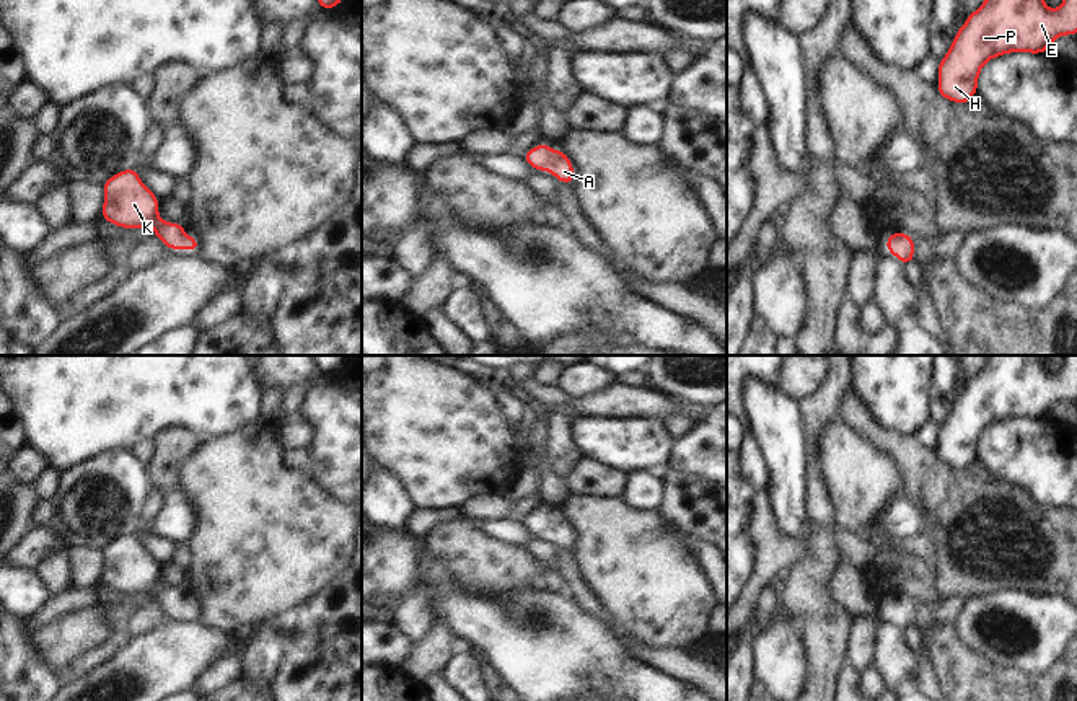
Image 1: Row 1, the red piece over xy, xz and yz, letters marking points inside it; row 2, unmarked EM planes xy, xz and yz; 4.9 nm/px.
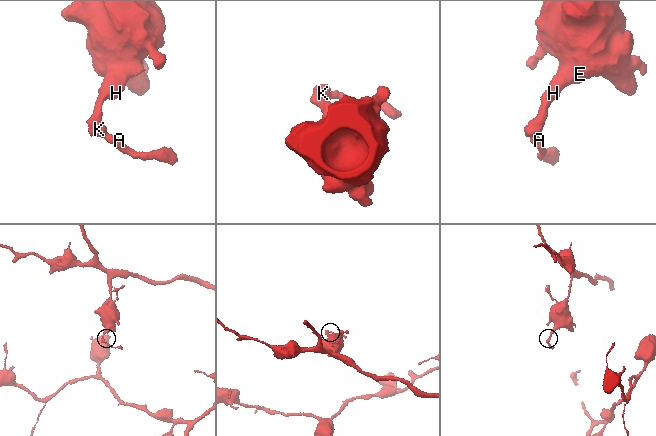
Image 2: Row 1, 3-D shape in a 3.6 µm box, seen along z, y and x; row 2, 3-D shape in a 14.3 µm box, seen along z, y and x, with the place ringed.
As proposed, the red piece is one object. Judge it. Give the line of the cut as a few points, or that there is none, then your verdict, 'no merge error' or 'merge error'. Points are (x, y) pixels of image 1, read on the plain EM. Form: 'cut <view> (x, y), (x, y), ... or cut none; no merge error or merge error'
cut none; no merge error

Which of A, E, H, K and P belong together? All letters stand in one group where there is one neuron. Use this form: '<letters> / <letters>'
A E H K P

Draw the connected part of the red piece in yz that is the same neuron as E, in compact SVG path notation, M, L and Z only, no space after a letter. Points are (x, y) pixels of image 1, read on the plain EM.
M987 355L984 368L968 380L947 421L939 425L940 461L968 470L978 456L978 442L987 425L1009 417L1048 417L1057 401L1077 401L1077 355L1064 355L1064 368L1056 375L1044 370L1043 359L1044 355Z

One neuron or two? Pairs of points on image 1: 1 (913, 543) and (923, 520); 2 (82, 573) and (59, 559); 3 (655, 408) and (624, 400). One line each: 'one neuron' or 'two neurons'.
1: two neurons
2: two neurons
3: one neuron

